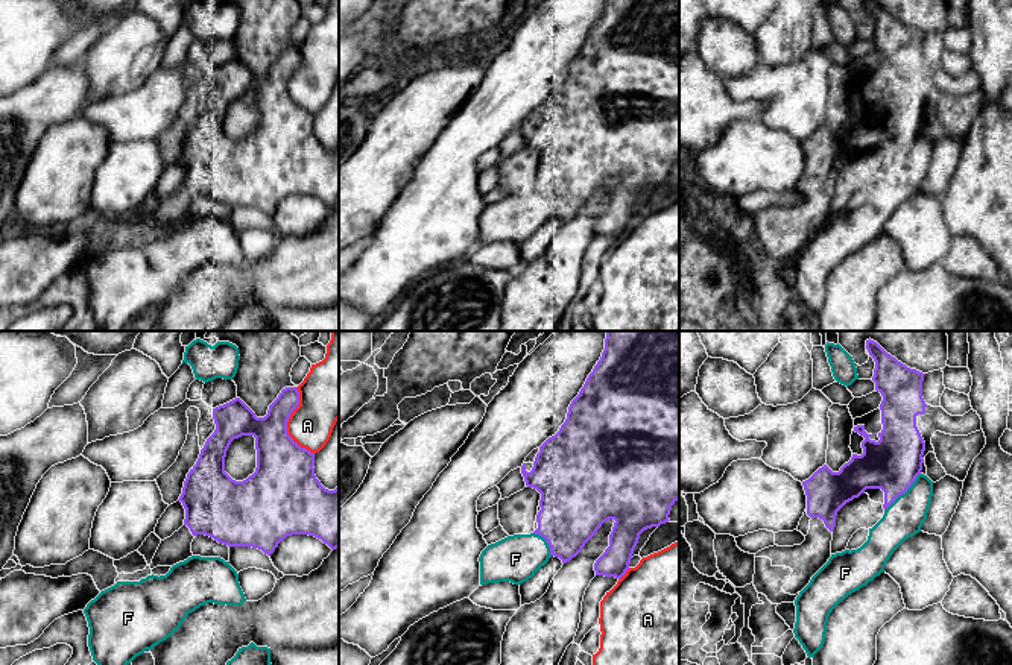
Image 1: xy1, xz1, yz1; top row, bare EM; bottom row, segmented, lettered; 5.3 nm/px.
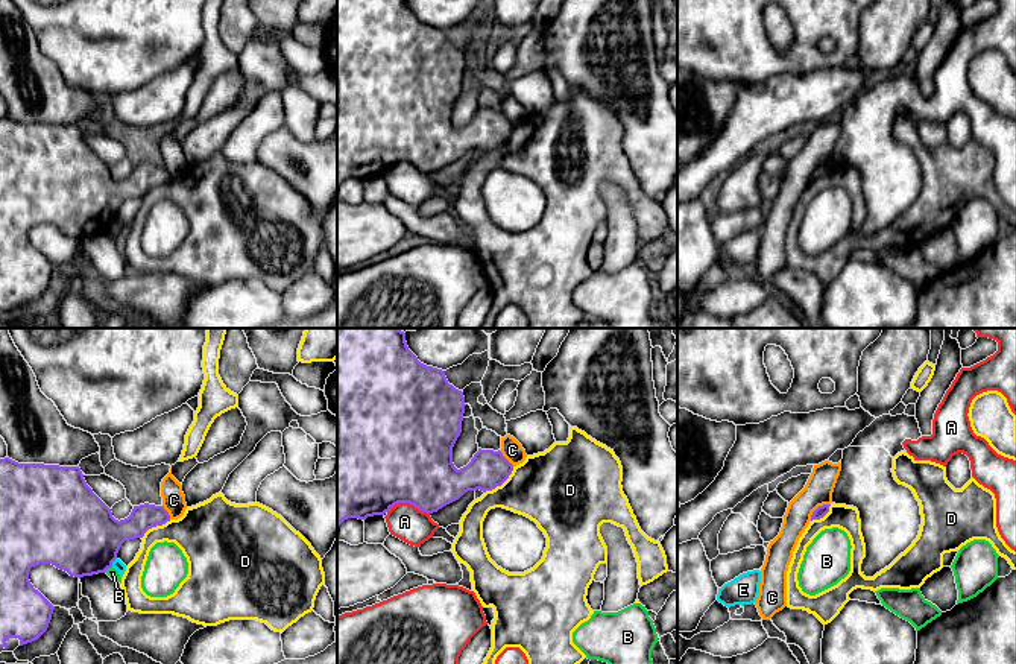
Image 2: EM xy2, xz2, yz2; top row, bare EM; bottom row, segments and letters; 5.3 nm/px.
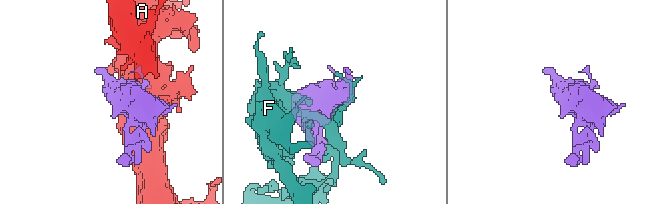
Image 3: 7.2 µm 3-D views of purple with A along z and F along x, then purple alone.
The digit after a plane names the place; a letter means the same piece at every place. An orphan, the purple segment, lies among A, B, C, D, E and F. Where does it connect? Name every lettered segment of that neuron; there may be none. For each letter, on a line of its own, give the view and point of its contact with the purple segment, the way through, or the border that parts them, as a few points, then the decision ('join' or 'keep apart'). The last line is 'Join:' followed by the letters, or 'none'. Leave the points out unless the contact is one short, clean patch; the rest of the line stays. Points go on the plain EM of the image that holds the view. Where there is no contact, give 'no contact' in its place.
A: contact xy1 (286, 84); keep apart
B: contact xy2 (107, 228); border xy2 (111, 225), (104, 231); keep apart
C: contact yz2 (817, 167); border yz2 (829, 163), (820, 164), (810, 180); keep apart
D: contact xz2 (501, 143); border xz2 (514, 126), (512, 132), (500, 145), (485, 152); keep apart
E: contact xy2 (113, 221); border xy2 (116, 218), (111, 225); keep apart
F: contact yz1 (904, 152); keep apart
Join: none

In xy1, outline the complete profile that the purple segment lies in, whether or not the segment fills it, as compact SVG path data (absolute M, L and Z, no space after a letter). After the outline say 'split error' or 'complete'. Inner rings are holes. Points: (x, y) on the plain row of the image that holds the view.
M286 47L264 77L257 77L240 58L213 68L216 90L187 134L178 159L185 169L184 185L161 200L150 229L191 217L191 202L198 194L228 206L258 208L267 216L292 194L315 196L331 210L339 208L339 146L328 150L321 144L315 135L315 114L301 108L287 93L287 80L298 65L298 49ZM242 96L255 97L257 128L246 140L236 141L225 132L225 117L231 102Z; split error

